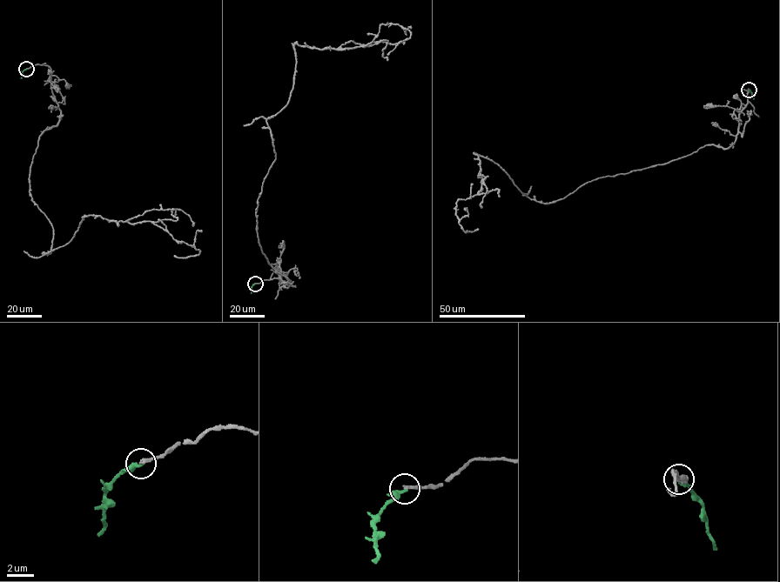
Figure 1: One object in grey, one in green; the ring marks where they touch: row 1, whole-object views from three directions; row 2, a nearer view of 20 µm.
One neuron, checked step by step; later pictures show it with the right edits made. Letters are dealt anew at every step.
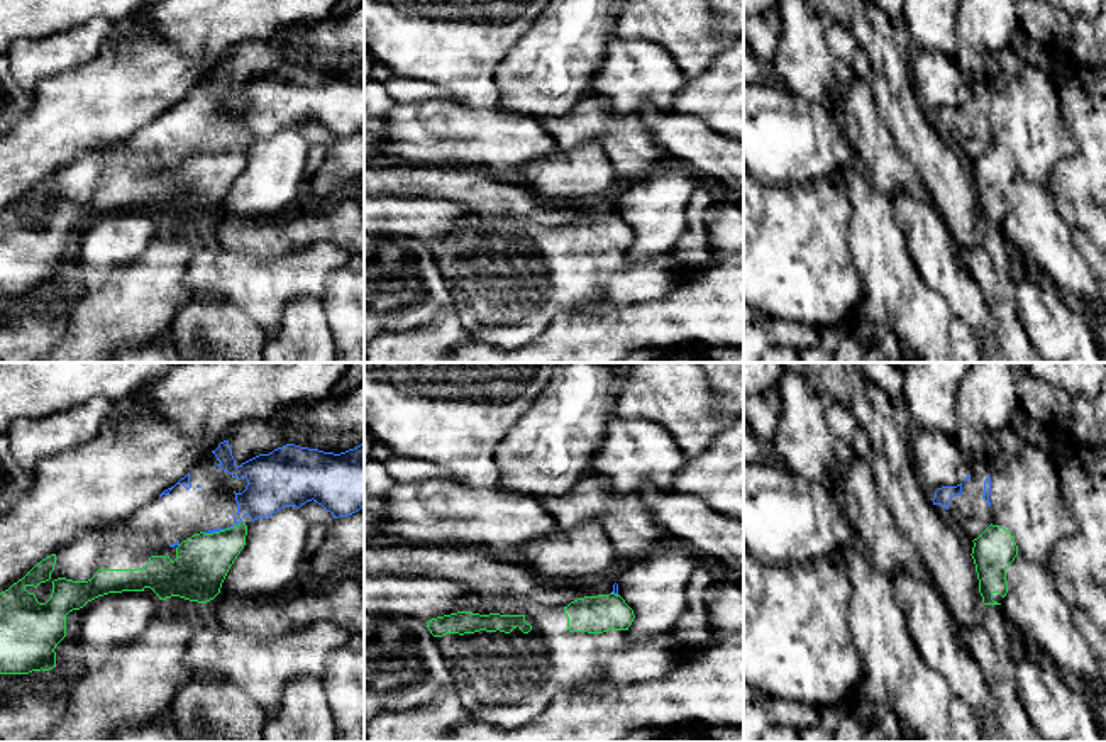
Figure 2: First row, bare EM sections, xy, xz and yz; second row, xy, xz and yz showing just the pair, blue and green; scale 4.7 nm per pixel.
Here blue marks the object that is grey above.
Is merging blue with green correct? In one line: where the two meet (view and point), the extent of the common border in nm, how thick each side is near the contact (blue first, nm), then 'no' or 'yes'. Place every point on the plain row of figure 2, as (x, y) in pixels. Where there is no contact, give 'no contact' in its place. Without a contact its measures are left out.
xy (221, 149) | 200 nm | 20/260 nm | no

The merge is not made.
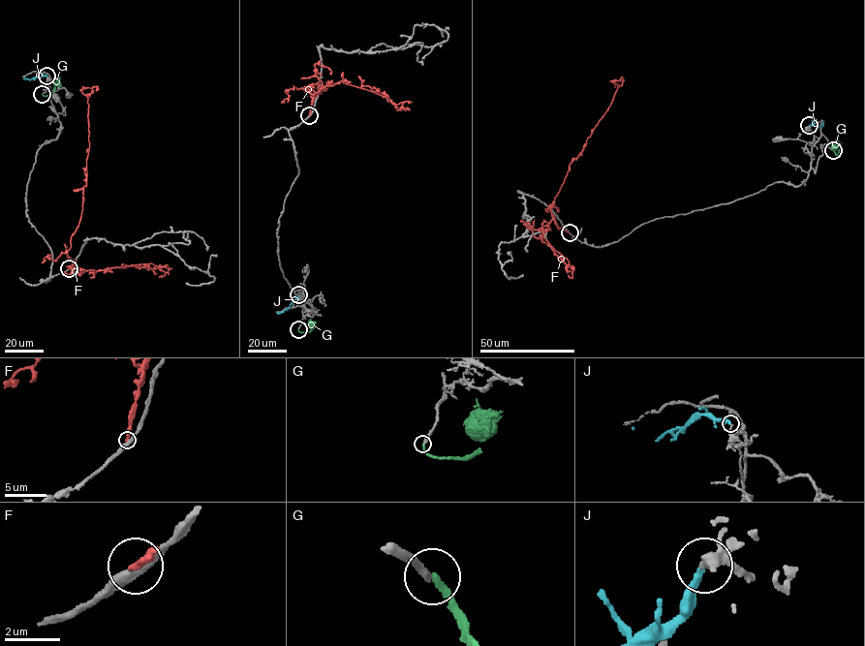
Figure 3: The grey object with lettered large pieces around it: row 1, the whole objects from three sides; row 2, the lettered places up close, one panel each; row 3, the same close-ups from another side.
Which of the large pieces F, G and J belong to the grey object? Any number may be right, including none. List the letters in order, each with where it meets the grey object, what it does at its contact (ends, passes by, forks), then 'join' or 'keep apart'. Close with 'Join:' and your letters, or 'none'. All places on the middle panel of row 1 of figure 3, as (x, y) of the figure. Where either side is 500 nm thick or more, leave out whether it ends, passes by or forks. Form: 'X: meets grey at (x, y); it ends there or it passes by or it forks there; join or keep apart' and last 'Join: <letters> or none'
F: meets grey at (309, 115); it ends there; keep apart
G: meets grey at (298, 329); it ends there; join
J: meets grey at (298, 294); it ends there; keep apart
Join: G

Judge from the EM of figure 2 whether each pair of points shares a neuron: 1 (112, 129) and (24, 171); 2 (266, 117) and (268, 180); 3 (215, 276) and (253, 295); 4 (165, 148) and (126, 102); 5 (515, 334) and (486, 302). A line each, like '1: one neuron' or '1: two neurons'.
1: one neuron
2: two neurons
3: one neuron
4: two neurons
5: one neuron

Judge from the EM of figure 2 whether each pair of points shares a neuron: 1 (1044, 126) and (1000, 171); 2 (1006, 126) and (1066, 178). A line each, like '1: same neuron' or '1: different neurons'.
1: same neuron
2: different neurons

